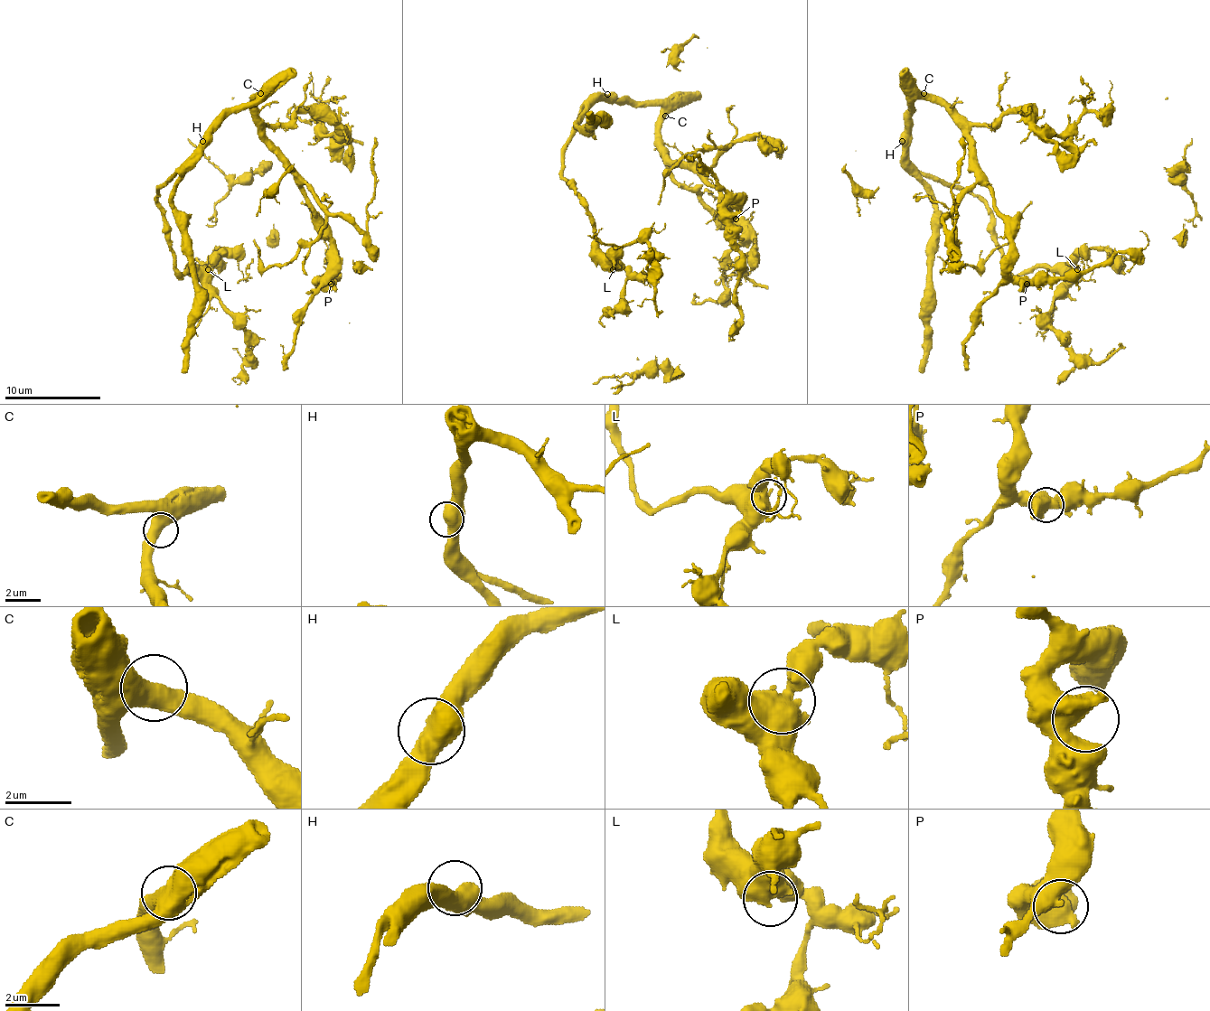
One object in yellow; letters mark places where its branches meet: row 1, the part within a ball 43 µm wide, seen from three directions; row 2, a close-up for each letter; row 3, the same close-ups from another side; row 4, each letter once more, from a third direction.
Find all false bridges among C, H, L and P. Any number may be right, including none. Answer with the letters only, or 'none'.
none

